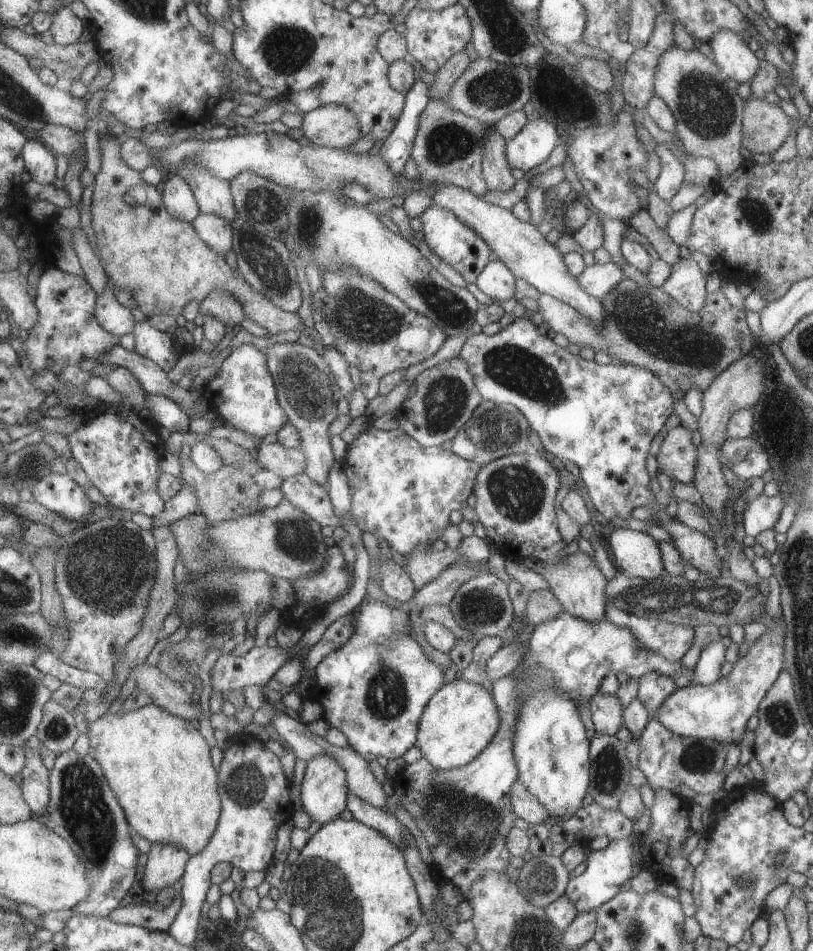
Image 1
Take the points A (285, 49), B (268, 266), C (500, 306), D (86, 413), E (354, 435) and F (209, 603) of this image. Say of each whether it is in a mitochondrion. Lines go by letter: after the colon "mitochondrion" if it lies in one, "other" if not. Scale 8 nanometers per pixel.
A: mitochondrion
B: mitochondrion
C: other
D: other
E: other
F: mitochondrion

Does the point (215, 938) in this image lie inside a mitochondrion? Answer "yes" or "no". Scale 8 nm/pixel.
no

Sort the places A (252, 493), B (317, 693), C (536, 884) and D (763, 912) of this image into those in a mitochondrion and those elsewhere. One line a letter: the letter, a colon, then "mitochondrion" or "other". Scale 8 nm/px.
A: other
B: other
C: mitochondrion
D: other

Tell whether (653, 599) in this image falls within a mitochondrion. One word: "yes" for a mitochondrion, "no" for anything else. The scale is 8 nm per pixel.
yes

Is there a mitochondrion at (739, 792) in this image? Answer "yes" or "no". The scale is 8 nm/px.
no

